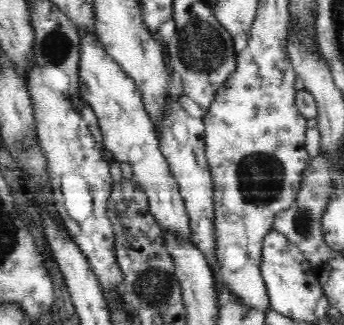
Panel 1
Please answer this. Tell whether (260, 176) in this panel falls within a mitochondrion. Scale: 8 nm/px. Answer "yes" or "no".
yes

